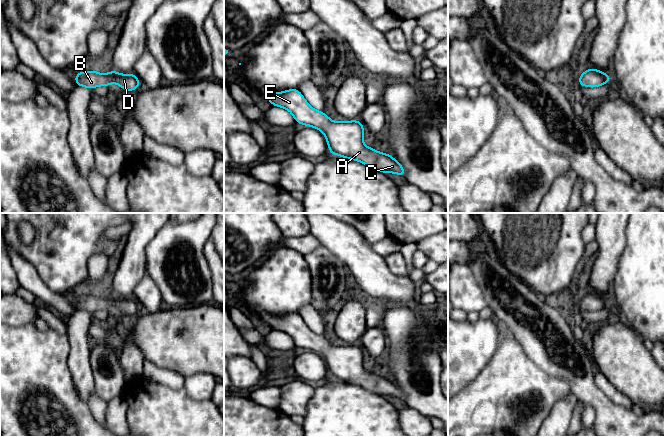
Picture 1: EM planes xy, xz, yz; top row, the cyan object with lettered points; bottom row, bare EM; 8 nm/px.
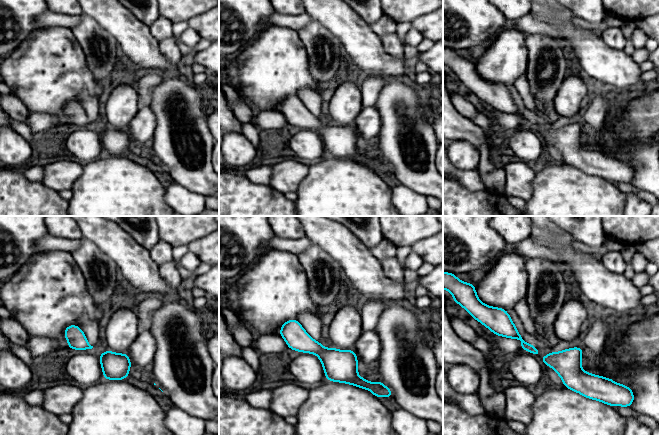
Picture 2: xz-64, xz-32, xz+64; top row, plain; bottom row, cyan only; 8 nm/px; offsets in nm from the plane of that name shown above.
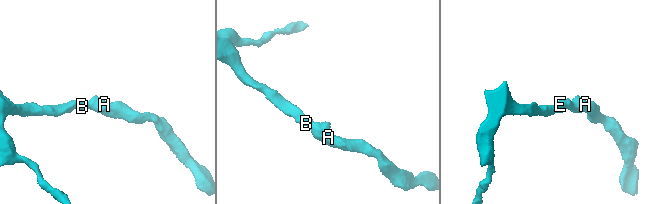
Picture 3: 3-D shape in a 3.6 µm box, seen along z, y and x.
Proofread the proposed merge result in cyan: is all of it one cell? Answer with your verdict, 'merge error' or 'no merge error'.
no merge error

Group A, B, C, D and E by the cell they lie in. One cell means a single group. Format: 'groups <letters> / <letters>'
groups A B C D E

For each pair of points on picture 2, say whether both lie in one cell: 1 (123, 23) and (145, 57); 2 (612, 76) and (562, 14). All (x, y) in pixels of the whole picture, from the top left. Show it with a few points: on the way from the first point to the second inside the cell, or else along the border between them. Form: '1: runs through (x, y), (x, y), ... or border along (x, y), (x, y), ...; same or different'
1: runs through (128, 31), (140, 49); same
2: runs through (598, 61), (568, 29); same

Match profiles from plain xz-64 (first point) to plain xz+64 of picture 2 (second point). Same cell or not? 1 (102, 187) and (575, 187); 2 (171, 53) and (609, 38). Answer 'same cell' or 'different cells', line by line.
1: same cell
2: same cell

